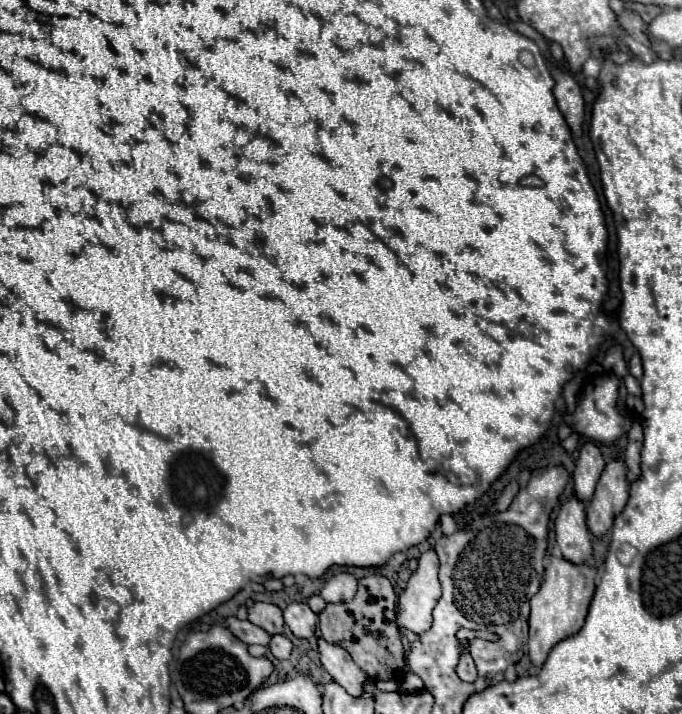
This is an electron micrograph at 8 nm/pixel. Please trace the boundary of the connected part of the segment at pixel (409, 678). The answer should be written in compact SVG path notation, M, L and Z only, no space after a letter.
M407 671L407 673L403 673L403 679L401 679L401 685L399 685L399 689L401 689L403 693L421 691L421 689L423 689L423 681L421 681L421 677L417 677L415 673Z

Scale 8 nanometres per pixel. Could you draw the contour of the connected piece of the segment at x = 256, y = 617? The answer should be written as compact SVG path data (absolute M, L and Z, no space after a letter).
M257 601L251 609L249 609L249 617L247 617L251 623L263 627L265 631L269 631L271 635L273 633L283 633L283 611L273 605L273 603L263 603L263 601Z

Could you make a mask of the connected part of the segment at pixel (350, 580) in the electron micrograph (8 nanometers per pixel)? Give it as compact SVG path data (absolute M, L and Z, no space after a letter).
M347 571L335 573L321 589L321 595L327 603L351 601L355 597L355 593L357 593L357 579L355 579L355 575L347 573Z

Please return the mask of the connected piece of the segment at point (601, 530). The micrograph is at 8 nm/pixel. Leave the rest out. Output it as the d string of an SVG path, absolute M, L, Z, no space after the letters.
M617 457L605 465L595 495L587 503L589 531L597 537L605 535L611 529L615 517L623 511L627 499L629 499L627 465L623 459Z

